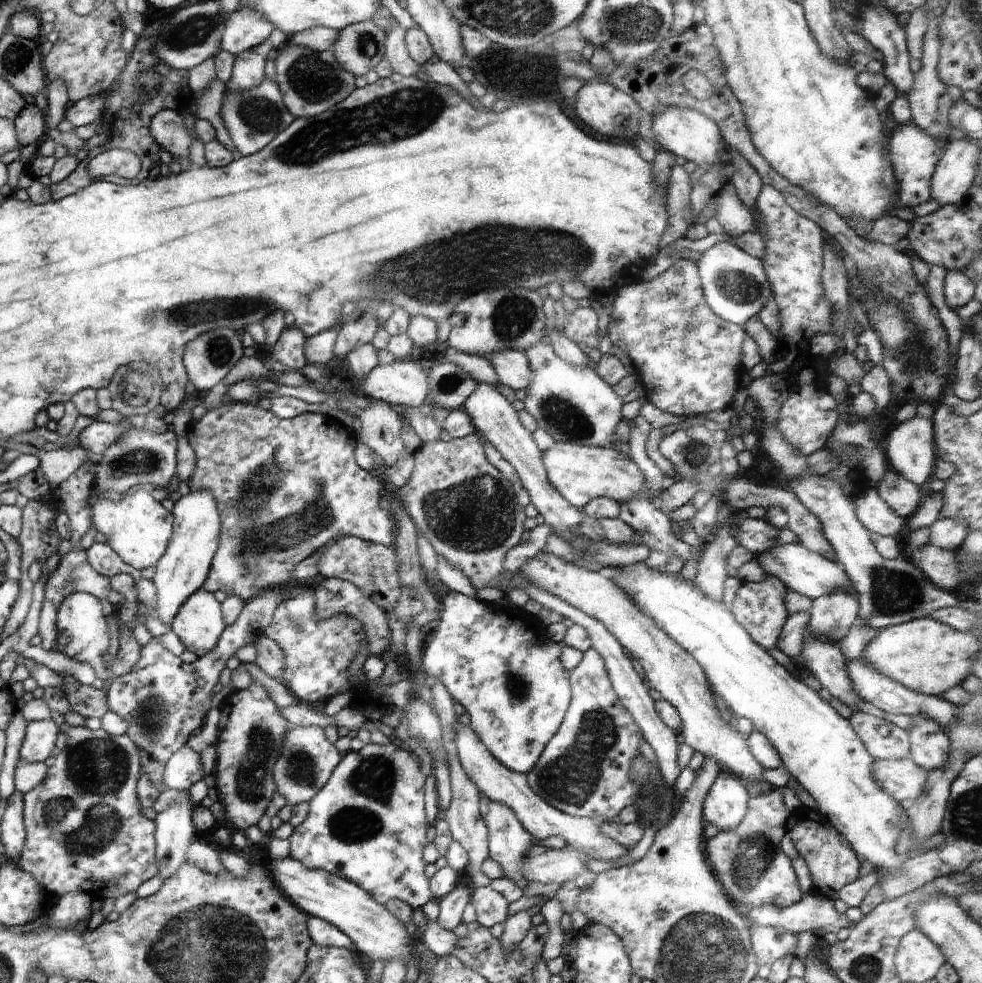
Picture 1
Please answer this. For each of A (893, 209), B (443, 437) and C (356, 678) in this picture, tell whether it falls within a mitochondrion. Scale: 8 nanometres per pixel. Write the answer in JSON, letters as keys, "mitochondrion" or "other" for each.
{"A":"other","B":"other","C":"other"}

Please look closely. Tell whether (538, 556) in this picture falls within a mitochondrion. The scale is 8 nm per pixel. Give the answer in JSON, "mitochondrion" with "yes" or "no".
{"mitochondrion":"no"}

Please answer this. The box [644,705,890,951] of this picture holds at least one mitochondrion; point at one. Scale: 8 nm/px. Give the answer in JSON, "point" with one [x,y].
{"point":[754,858]}

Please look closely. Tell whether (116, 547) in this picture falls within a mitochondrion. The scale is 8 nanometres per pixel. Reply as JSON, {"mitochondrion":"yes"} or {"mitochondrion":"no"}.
{"mitochondrion":"no"}

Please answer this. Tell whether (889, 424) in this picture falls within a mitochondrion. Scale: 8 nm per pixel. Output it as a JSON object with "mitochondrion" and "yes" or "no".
{"mitochondrion":"no"}

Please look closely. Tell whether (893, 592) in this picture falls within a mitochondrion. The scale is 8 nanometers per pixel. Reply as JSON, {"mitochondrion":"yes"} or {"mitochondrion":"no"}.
{"mitochondrion":"yes"}

